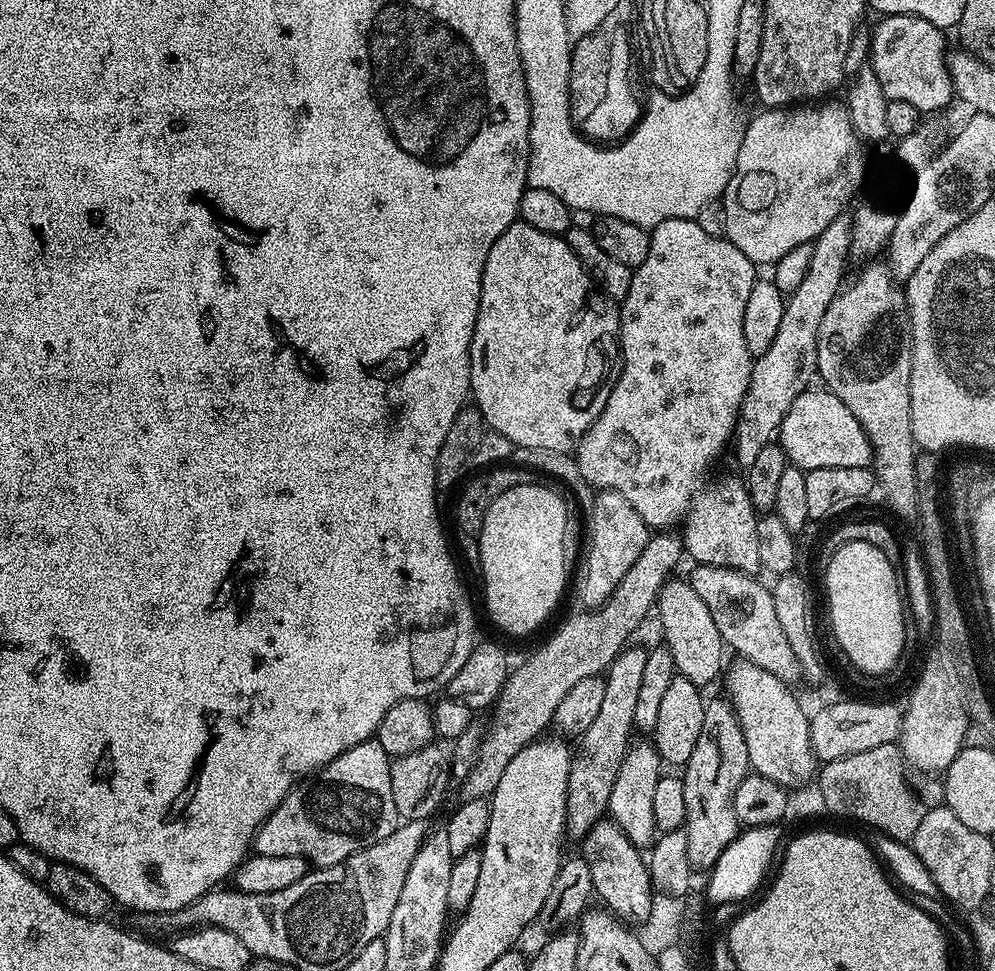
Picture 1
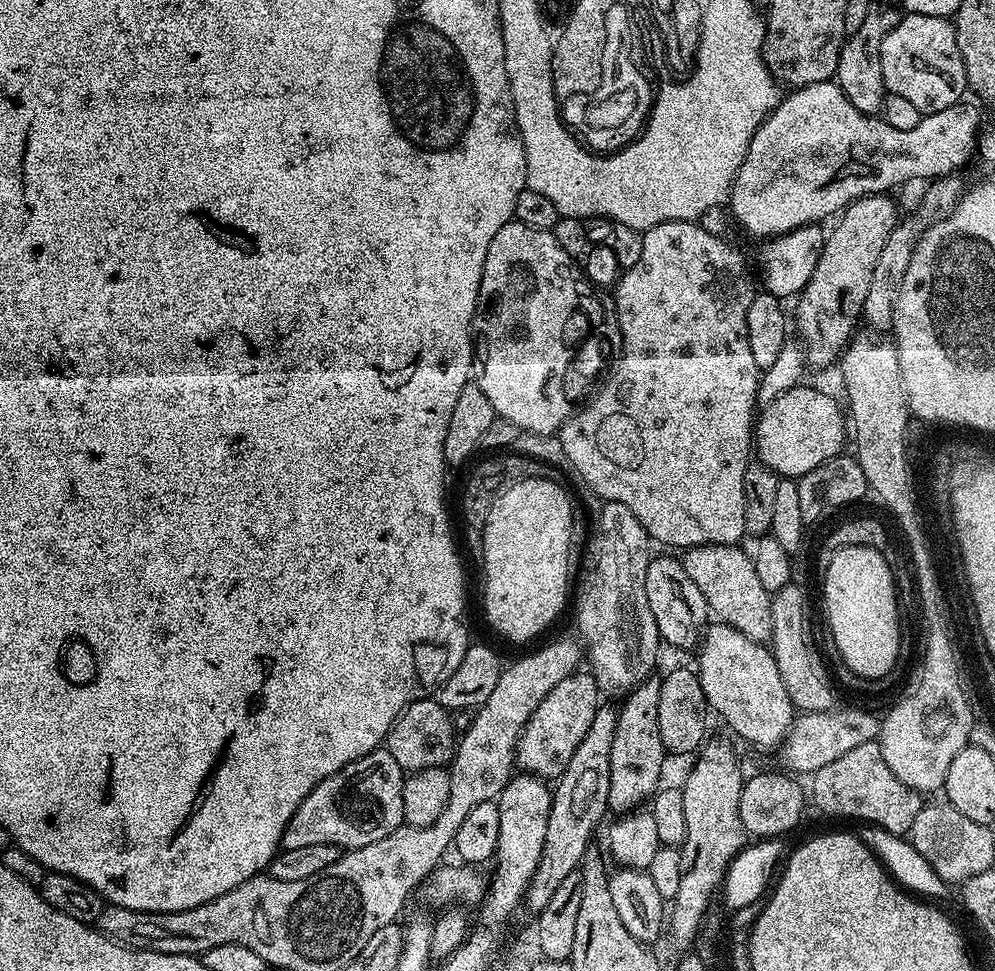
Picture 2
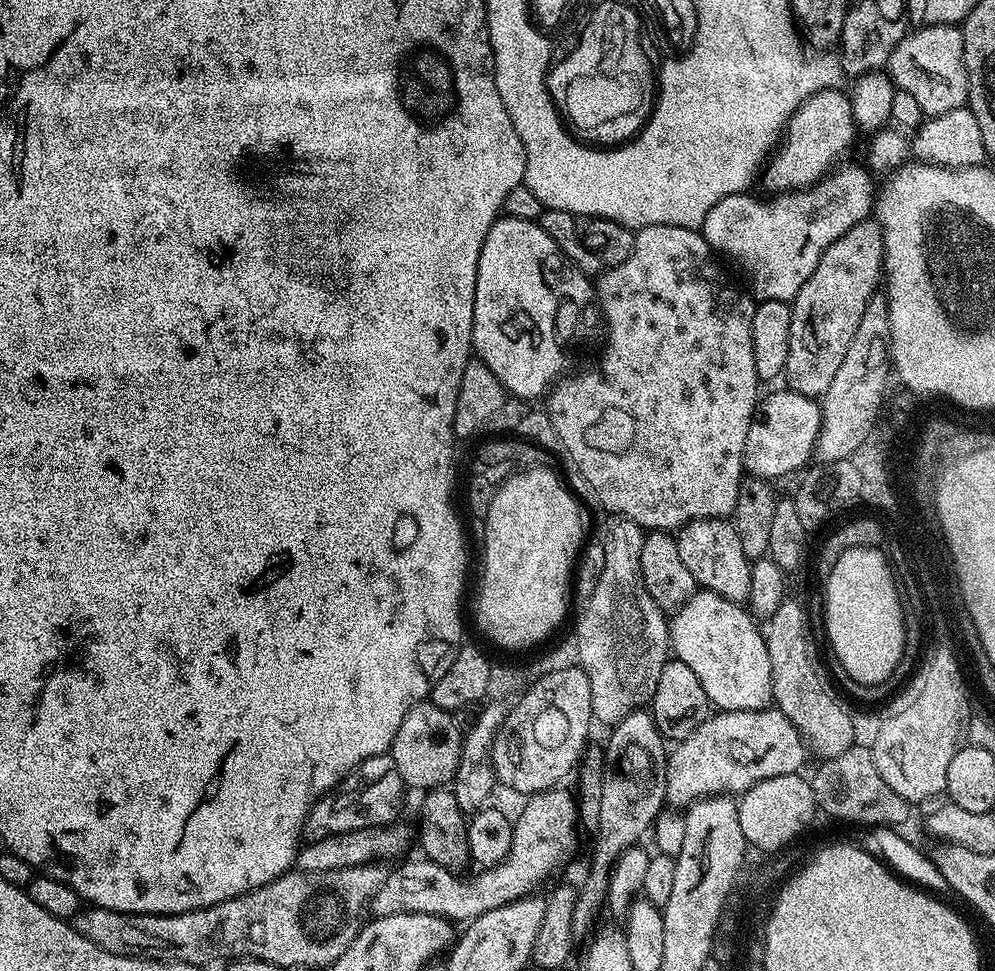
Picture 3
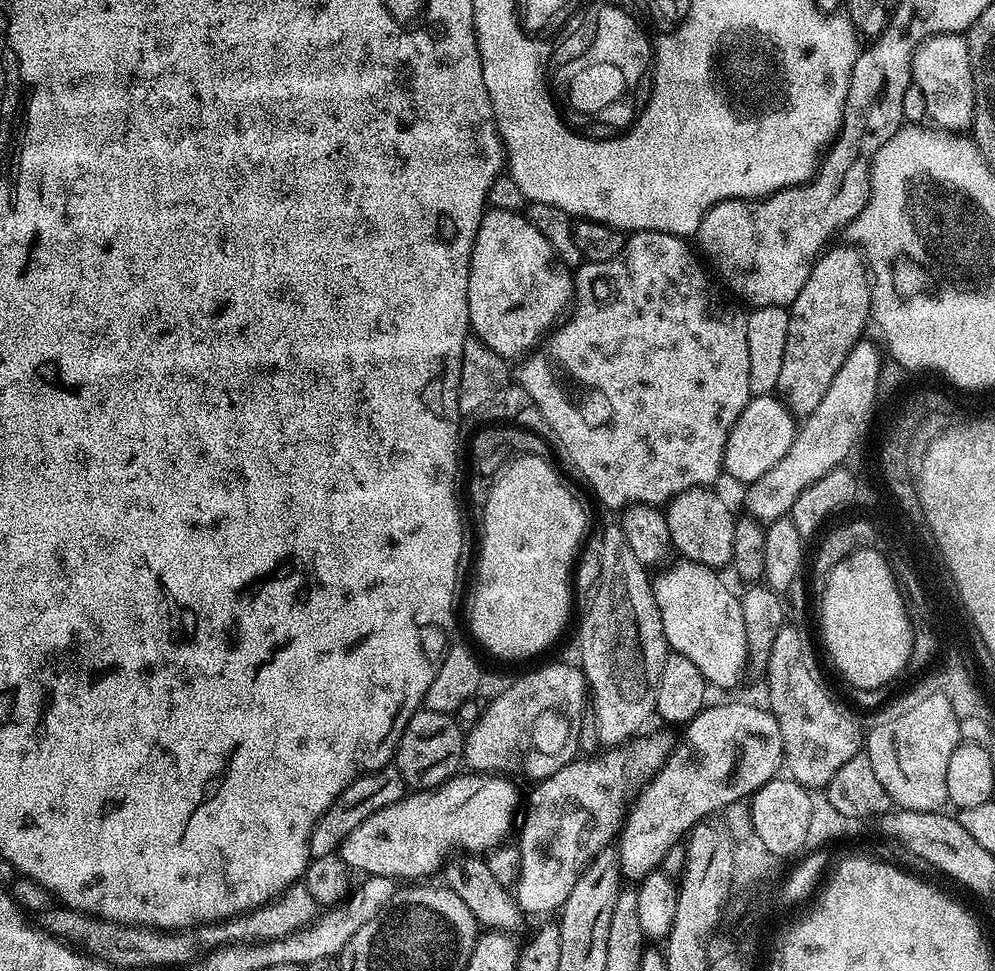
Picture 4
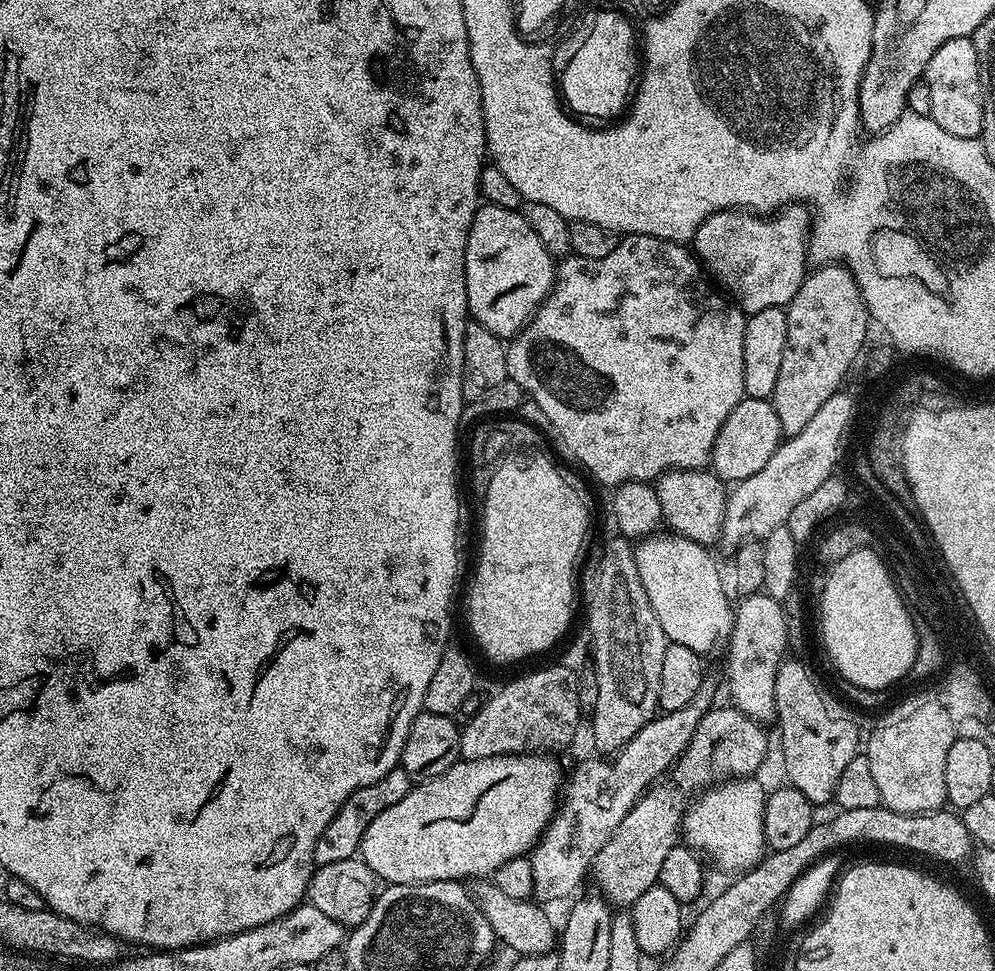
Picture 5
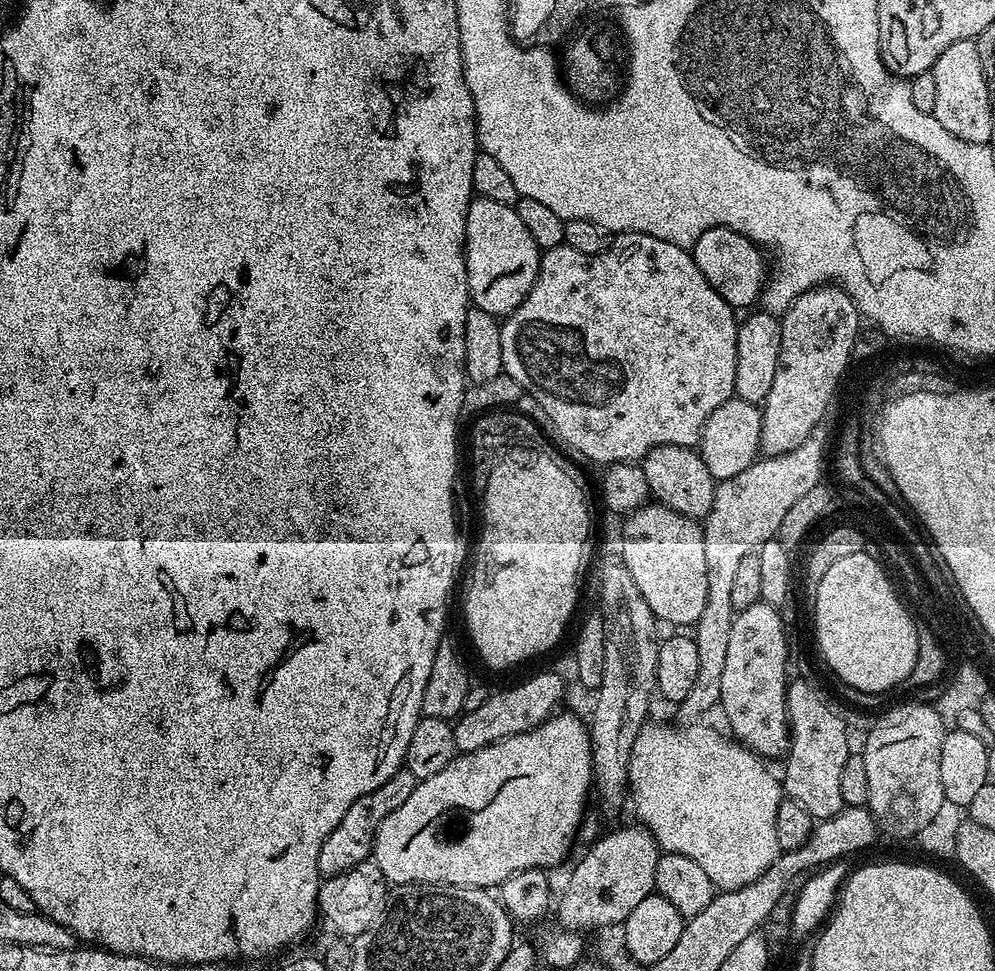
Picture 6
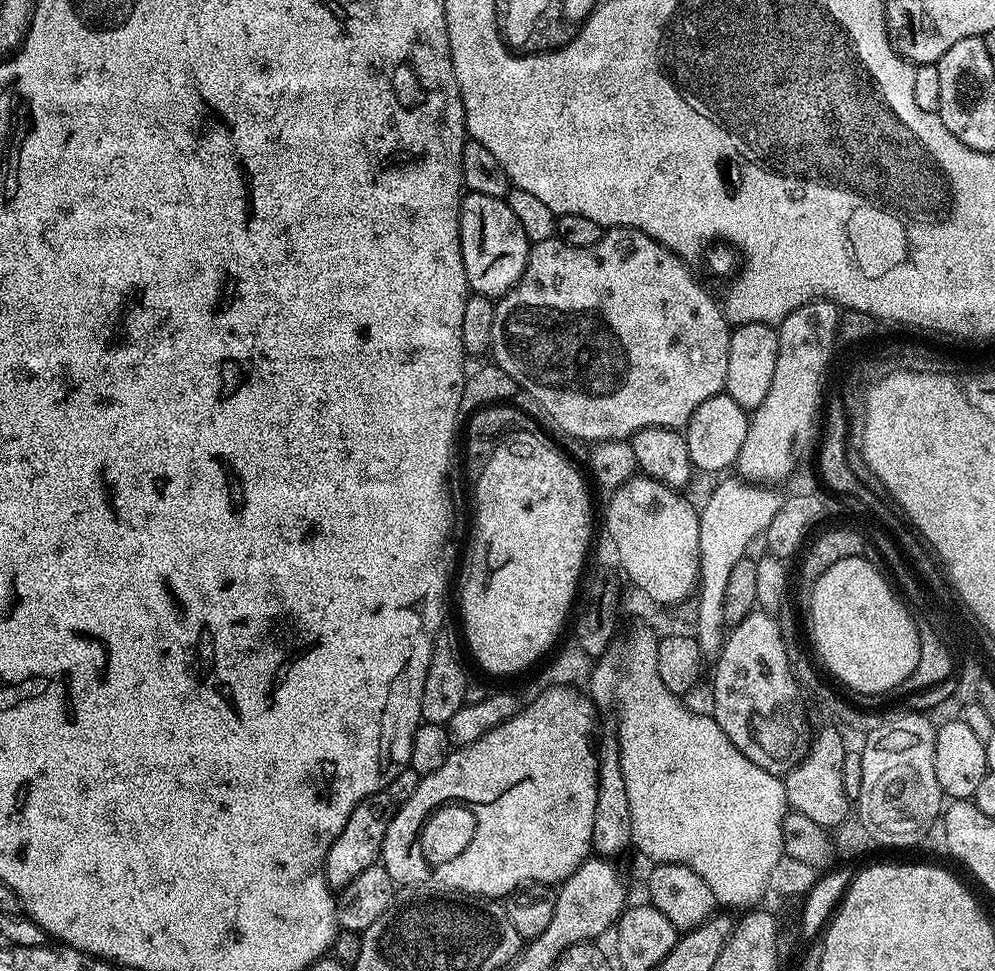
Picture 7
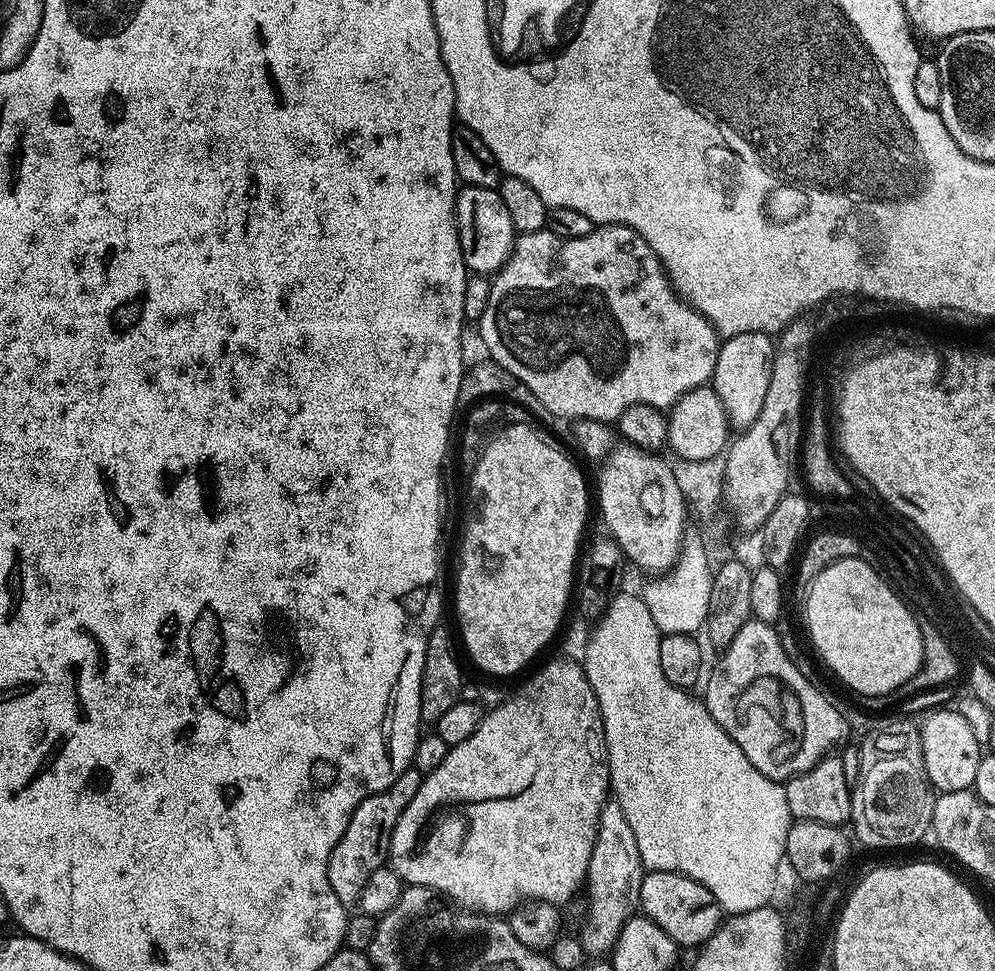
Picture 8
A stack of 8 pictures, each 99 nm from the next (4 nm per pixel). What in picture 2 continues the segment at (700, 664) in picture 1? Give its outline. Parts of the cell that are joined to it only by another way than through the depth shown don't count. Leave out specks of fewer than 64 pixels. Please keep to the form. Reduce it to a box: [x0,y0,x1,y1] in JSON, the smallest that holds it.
[646,555,710,649]

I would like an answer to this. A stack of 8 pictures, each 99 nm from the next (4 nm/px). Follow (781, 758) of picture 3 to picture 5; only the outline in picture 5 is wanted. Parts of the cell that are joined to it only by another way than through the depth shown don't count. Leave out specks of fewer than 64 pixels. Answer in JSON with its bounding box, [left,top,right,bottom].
[590,706,768,909]

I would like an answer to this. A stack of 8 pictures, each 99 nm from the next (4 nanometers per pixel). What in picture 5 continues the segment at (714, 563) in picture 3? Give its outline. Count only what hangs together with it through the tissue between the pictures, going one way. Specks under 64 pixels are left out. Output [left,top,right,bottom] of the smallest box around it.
[655,468,726,546]

